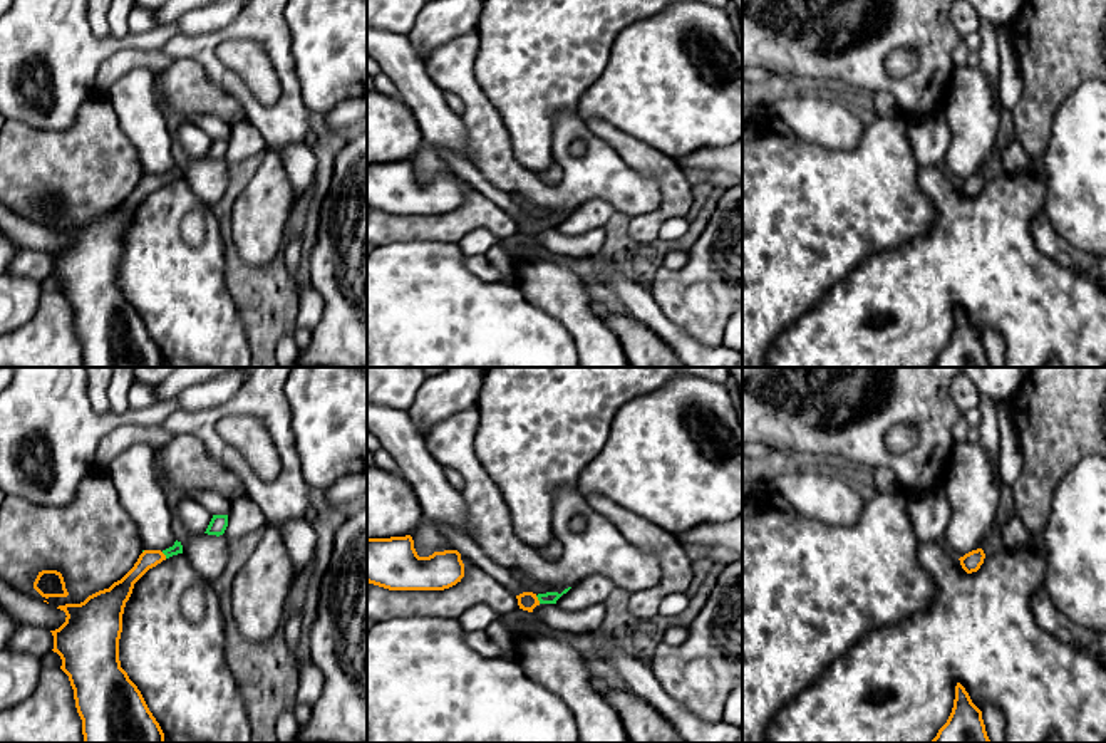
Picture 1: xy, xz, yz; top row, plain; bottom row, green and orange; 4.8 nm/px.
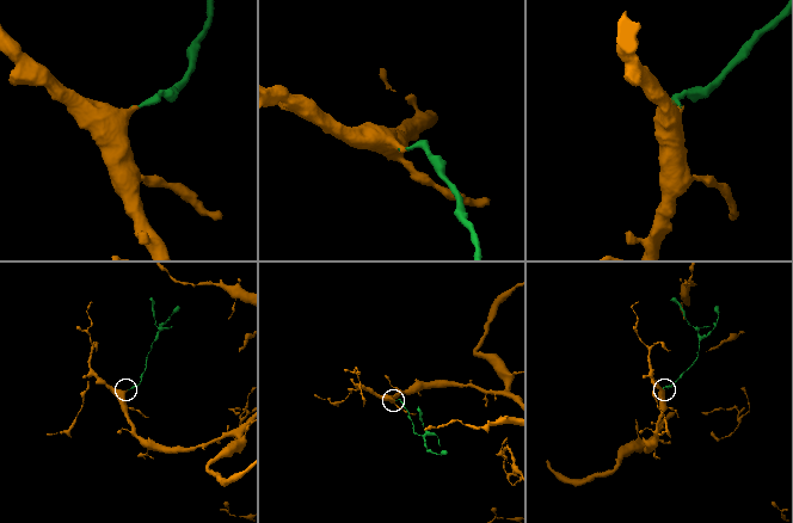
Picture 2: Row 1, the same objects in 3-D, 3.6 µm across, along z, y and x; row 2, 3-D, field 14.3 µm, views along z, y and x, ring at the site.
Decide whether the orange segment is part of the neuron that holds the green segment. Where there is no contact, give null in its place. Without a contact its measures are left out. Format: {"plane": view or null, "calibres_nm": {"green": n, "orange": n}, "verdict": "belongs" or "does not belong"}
{"plane": "xz", "calibres_nm": {"green": 60, "orange": 90}, "verdict": "belongs"}

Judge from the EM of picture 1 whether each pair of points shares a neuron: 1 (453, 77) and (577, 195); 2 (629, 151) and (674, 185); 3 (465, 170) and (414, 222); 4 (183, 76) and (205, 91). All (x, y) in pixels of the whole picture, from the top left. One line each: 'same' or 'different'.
1: same
2: same
3: different
4: same

